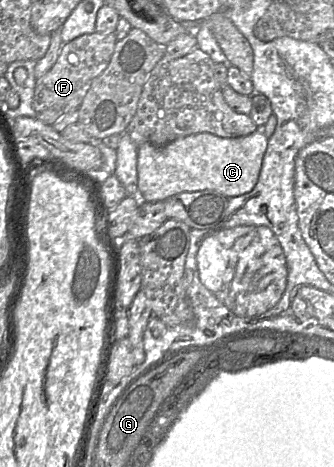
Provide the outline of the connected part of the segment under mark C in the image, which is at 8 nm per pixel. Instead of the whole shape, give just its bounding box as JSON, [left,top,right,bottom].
[138,127,268,202]

